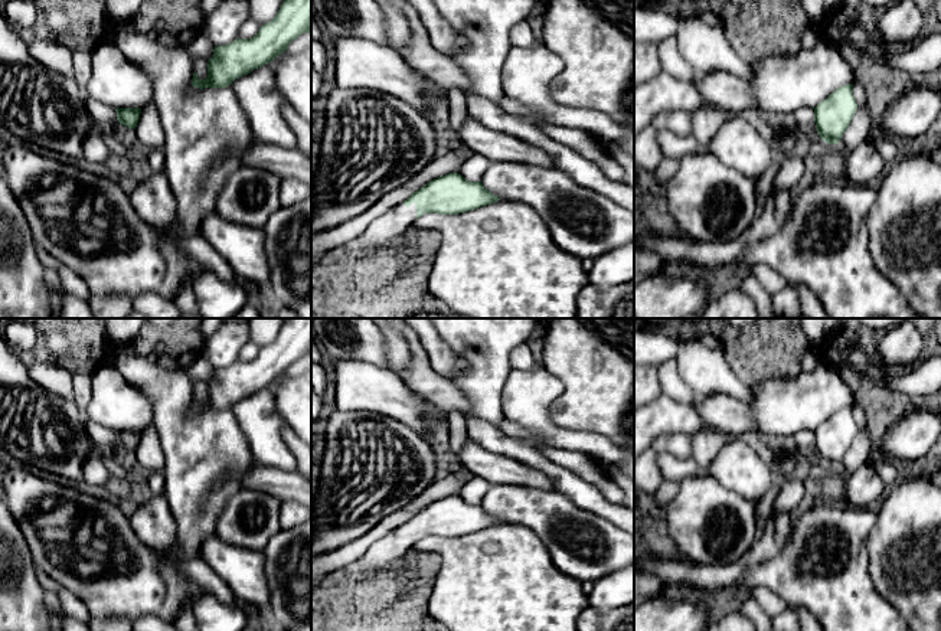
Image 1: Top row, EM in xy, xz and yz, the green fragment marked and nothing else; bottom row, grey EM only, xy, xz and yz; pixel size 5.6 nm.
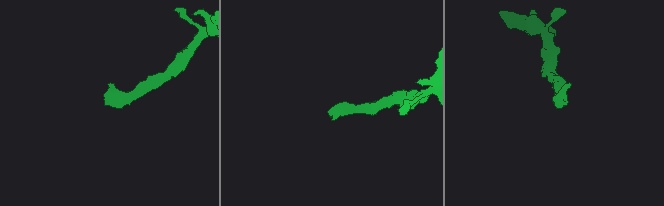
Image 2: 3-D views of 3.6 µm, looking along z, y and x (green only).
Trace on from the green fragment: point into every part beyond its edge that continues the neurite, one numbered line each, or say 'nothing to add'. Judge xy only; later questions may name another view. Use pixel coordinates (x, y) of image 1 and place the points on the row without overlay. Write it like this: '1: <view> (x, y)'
nothing to add

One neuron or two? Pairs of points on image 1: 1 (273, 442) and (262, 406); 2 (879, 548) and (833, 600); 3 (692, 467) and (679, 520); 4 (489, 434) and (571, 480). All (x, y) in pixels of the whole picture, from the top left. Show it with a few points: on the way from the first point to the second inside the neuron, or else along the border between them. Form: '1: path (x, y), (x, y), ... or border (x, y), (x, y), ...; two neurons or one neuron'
1: path (264, 434), (262, 415); one neuron
2: border (872, 527), (866, 542), (866, 569), (879, 592); two neurons
3: border (709, 470), (701, 476), (686, 476), (680, 481); two neurons
4: path (509, 445), (551, 470); one neuron

